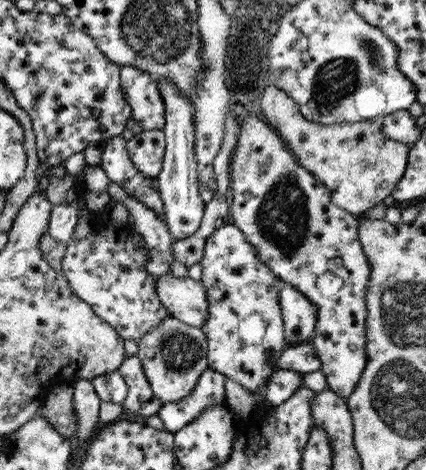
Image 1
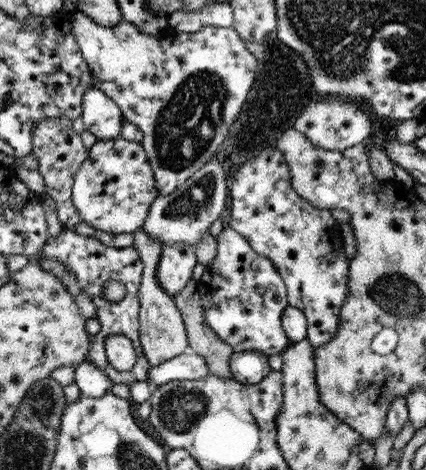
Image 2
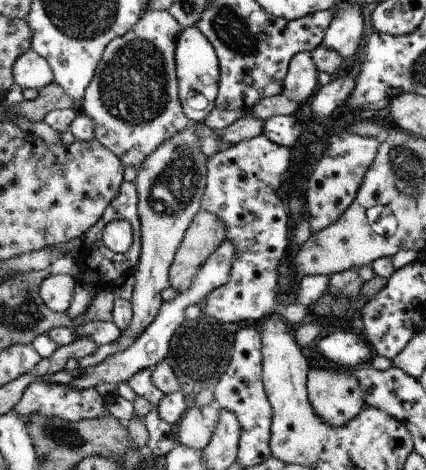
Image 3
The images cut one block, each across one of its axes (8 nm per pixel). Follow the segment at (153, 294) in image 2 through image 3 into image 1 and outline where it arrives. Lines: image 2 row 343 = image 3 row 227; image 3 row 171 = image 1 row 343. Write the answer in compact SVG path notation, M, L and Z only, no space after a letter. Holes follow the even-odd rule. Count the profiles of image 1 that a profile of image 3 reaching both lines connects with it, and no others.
M171 316L139 340L137 358L143 364L143 372L153 394L163 400L163 404L177 404L183 402L183 398L189 398L189 394L195 390L195 384L199 384L199 376L209 370L205 334L199 328L191 328Z

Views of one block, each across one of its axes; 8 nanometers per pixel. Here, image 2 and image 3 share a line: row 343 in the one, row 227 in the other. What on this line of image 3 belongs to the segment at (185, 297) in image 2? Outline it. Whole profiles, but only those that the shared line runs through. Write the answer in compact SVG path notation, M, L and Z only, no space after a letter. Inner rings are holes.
M197 212L175 252L175 258L173 258L173 264L169 266L169 288L173 288L177 294L185 292L191 284L193 284L193 278L197 274L197 270L205 264L205 260L219 248L219 244L225 240L225 224L211 212Z

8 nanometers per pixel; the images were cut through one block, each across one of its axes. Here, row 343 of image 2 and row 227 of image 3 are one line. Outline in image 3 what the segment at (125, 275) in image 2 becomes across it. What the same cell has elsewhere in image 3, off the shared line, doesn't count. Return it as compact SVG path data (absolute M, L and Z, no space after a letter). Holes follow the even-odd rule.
M123 182L119 196L115 200L111 200L111 204L105 208L103 216L99 218L99 222L95 226L91 226L85 236L81 238L81 254L77 256L77 266L79 266L79 282L87 282L91 288L91 294L99 292L101 288L111 288L115 286L115 280L119 278L127 278L127 276L135 276L137 264L139 264L139 238L141 238L141 220L137 220L137 206L139 206L139 198L137 198L137 188L135 184ZM117 220L127 220L129 226L133 228L133 244L129 246L129 250L125 254L115 254L113 250L109 250L103 242L101 242L101 230L109 224L109 222L117 222Z

